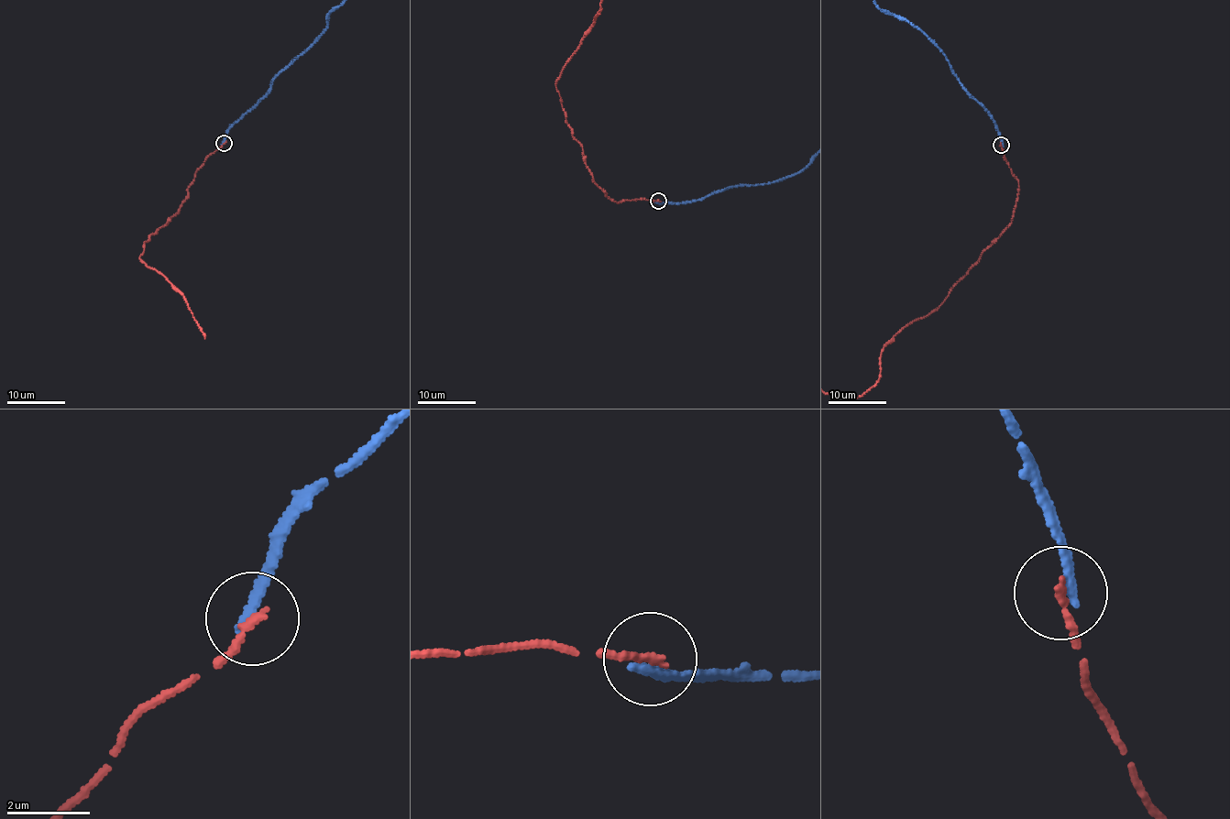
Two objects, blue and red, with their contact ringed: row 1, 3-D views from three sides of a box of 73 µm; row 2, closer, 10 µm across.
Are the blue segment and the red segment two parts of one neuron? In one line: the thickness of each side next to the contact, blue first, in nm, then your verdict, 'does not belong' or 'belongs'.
240 nm thick on the blue side, 190 nm on the other; does not belong

